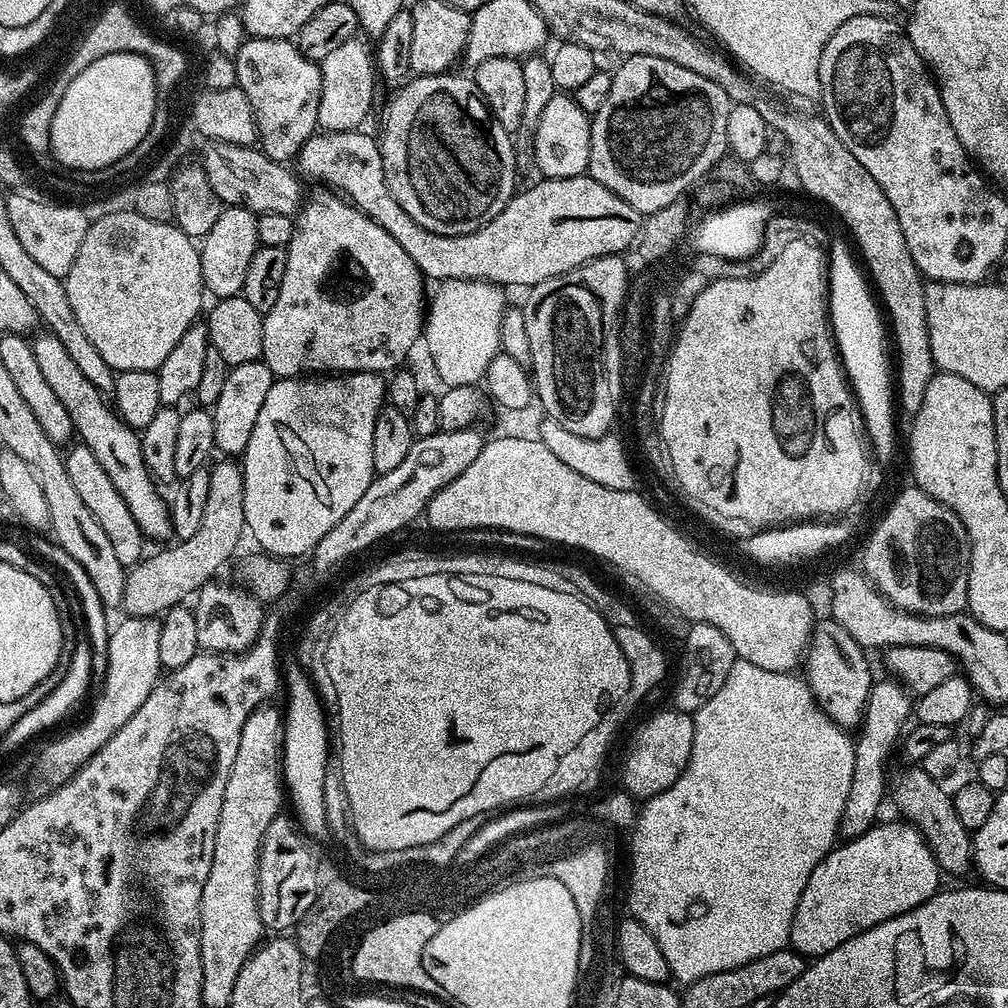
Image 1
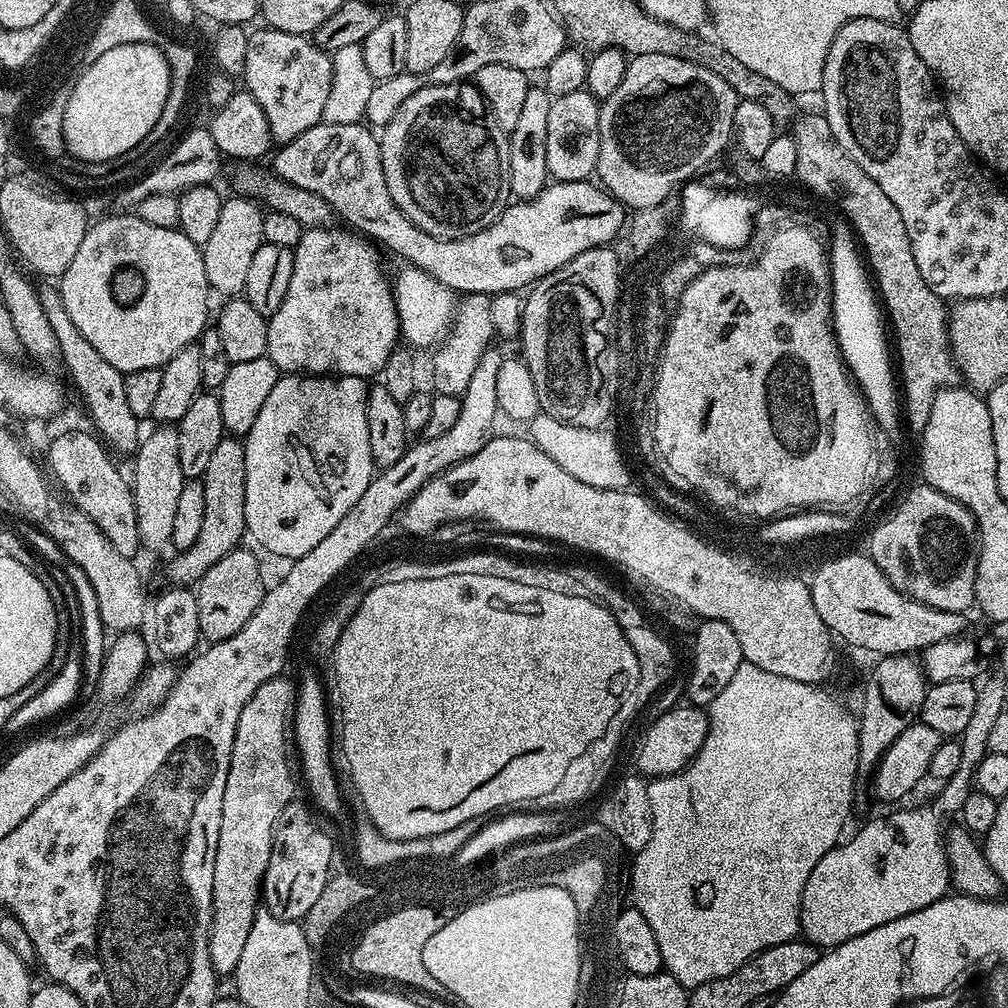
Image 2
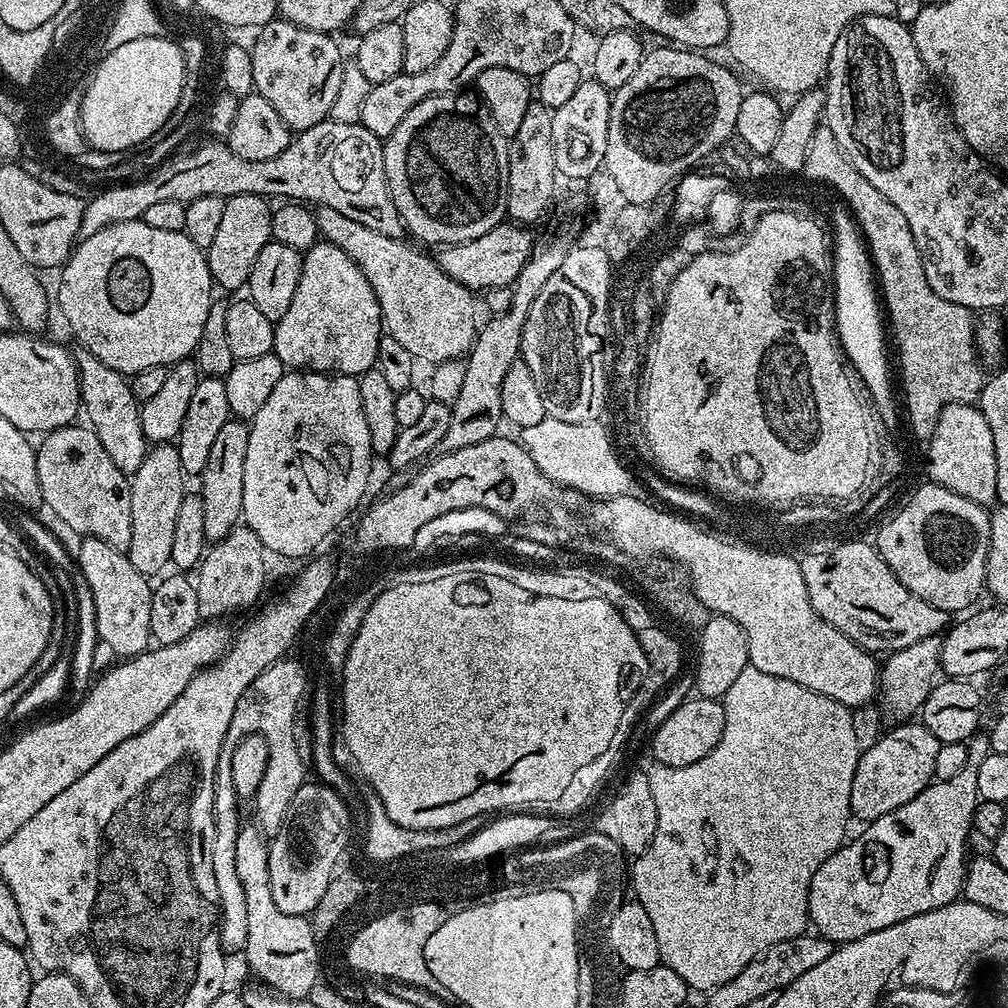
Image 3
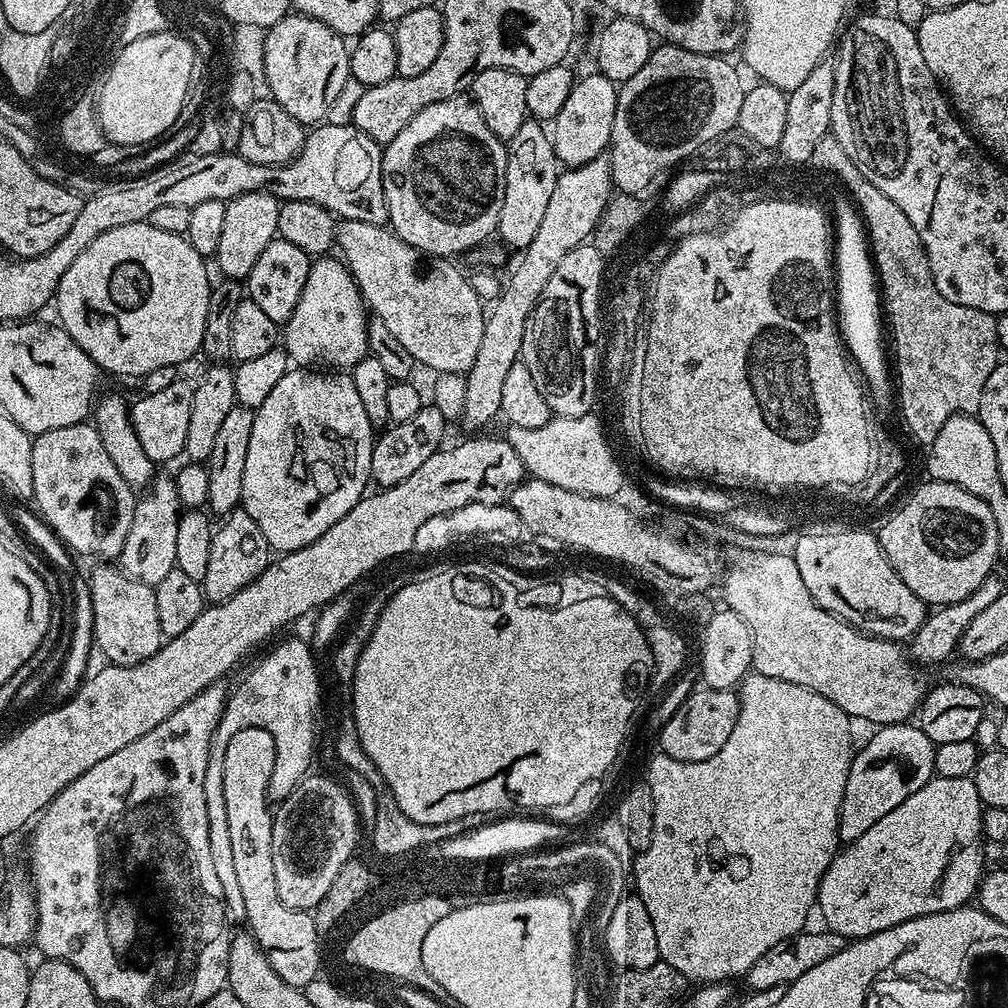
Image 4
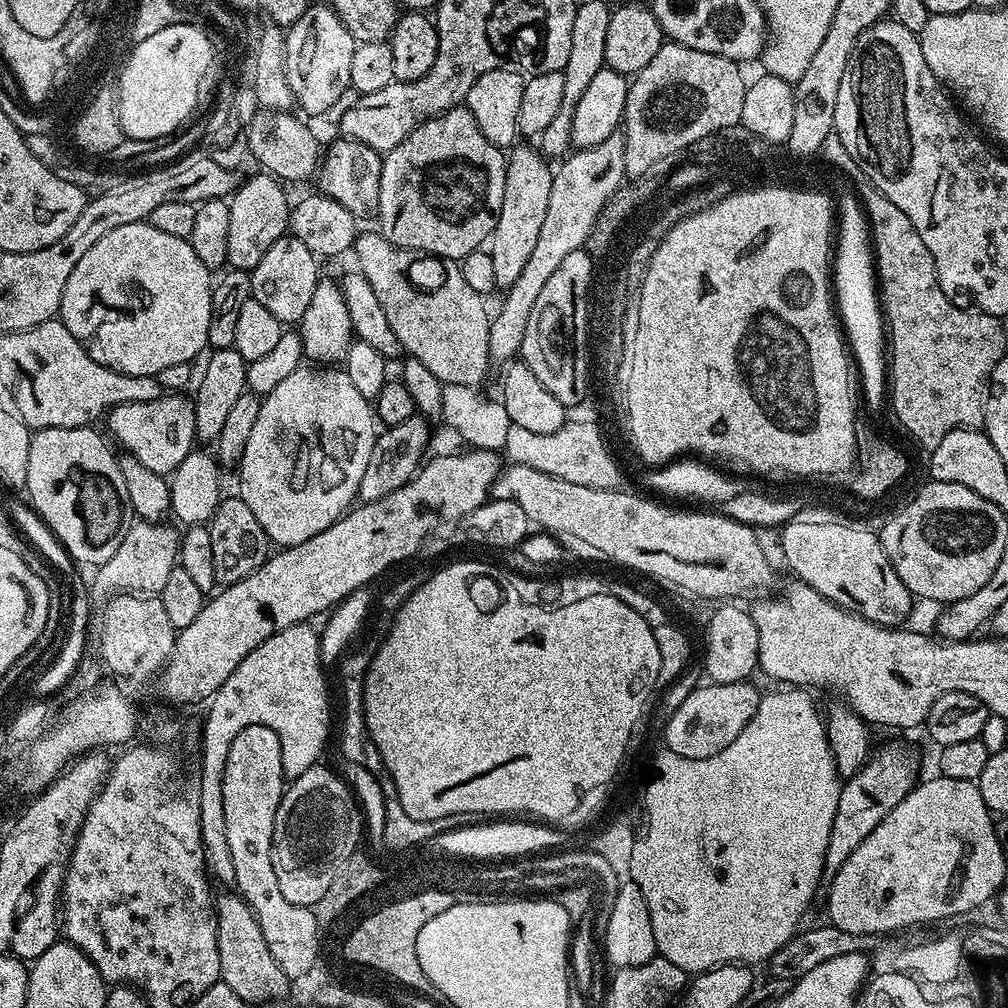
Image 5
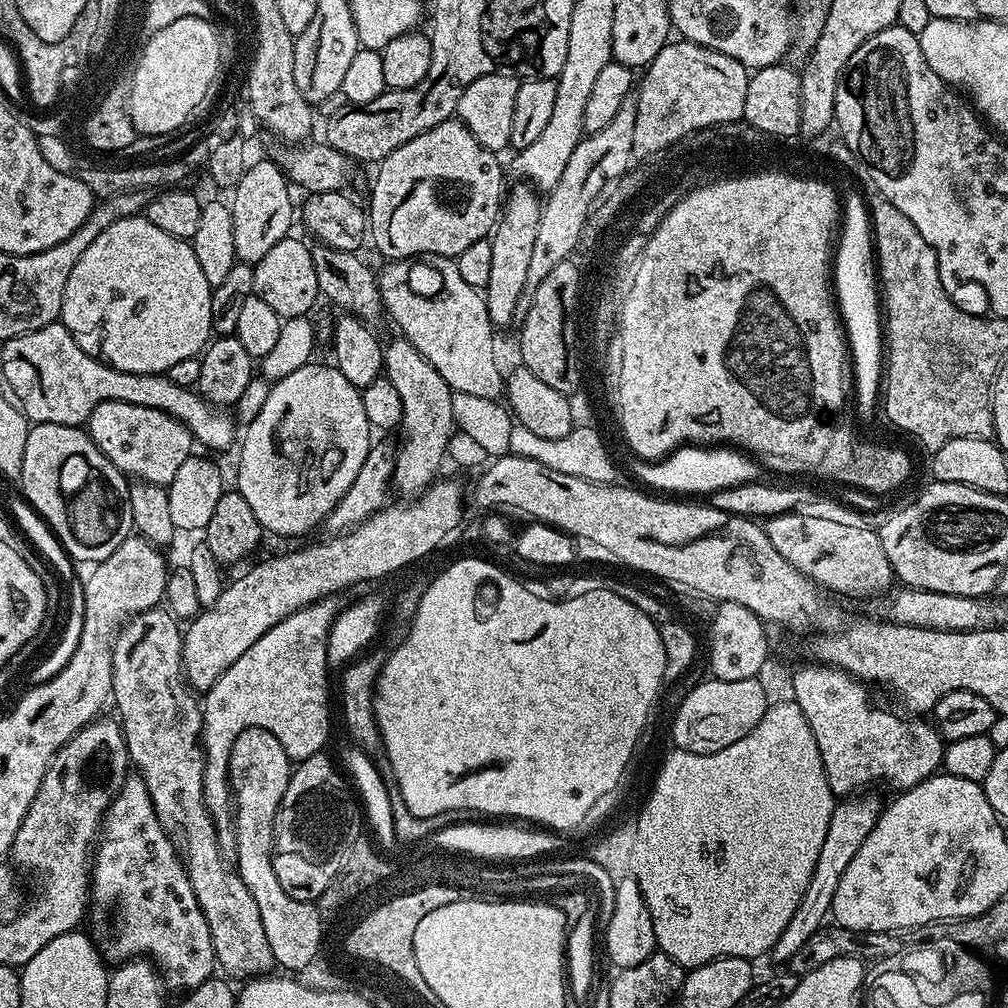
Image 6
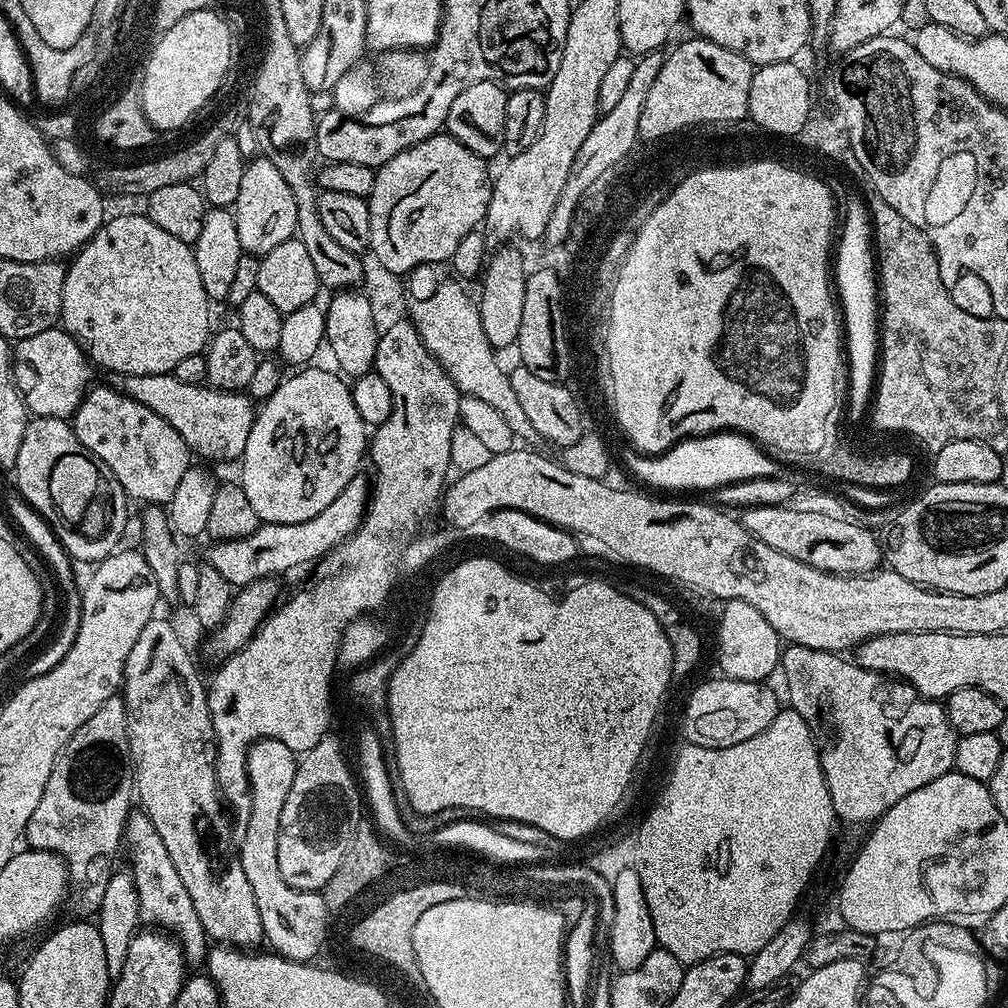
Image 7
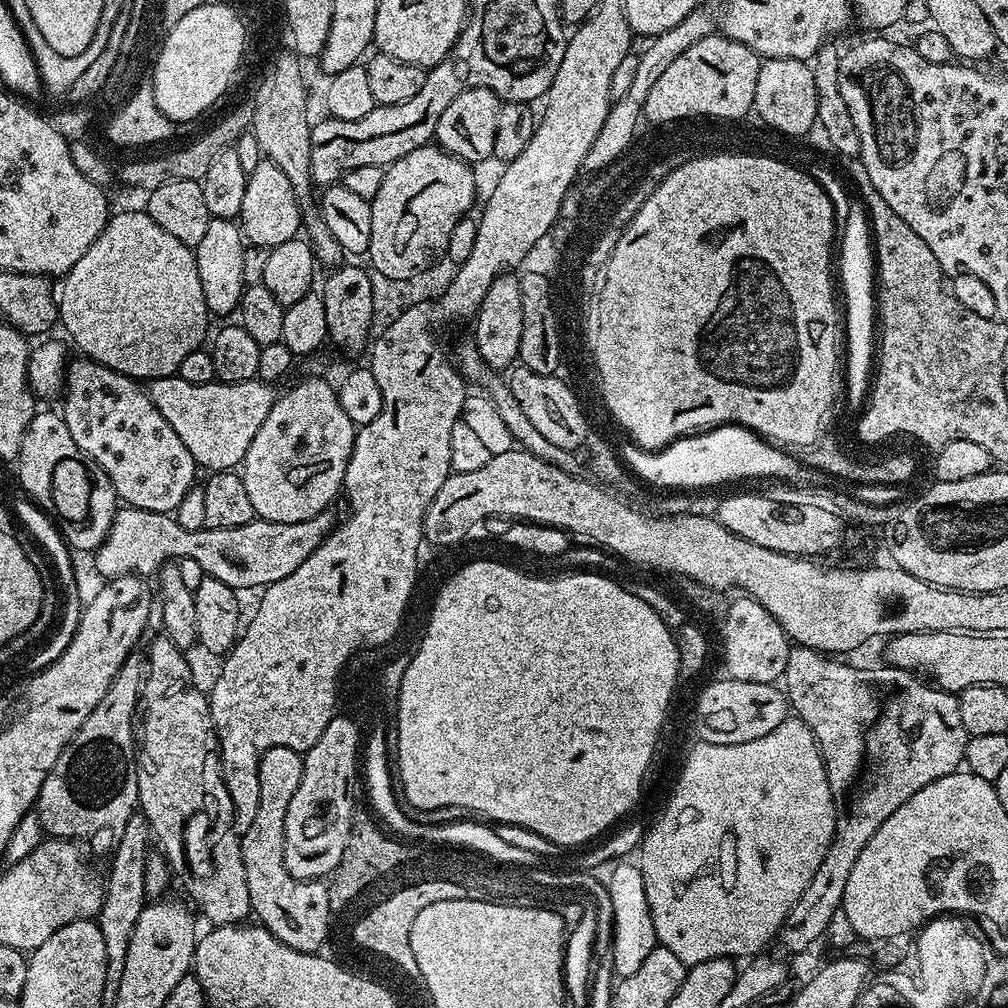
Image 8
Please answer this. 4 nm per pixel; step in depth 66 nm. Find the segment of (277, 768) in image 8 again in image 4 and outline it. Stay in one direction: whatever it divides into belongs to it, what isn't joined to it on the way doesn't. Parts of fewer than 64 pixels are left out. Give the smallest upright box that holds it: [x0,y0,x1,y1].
[222,726,316,984]

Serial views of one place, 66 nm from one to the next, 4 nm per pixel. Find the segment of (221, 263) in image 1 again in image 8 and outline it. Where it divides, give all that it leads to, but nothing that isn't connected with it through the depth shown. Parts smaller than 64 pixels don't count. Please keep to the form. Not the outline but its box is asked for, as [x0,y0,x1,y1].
[238,158,302,248]

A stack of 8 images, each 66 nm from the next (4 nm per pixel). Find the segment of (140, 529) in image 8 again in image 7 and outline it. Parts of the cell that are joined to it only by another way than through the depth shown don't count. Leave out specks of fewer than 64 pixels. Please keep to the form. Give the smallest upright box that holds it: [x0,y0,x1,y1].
[206,474,370,586]

